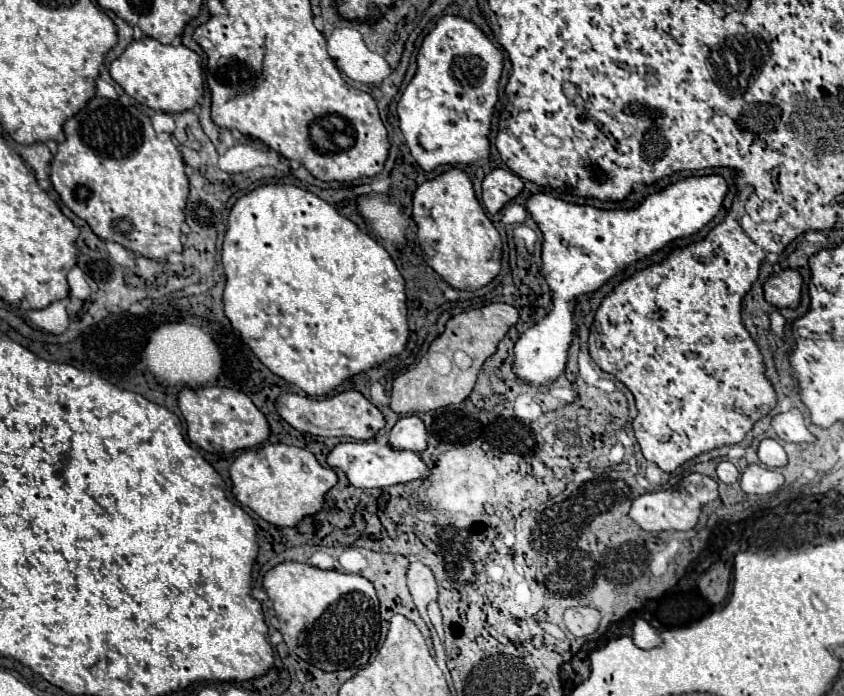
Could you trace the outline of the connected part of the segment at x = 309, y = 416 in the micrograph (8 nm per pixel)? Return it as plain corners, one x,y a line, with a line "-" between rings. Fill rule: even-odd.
356,390
340,392
330,398
282,394
276,400
276,410
296,430
310,432
316,436
348,436
354,440
368,440
368,438
374,438
380,428
384,428
382,412

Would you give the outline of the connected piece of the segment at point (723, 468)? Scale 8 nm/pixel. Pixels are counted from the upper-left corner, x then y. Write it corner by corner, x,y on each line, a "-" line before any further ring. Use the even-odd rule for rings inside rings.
722,460
722,462
718,464
716,474
718,474
718,478
720,478
724,484
734,484
734,482
738,480
738,470
736,470
736,466
734,466
732,462
726,462
726,460

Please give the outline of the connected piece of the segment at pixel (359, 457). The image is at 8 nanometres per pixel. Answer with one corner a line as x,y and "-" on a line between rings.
374,440
338,444
328,454
328,466
340,468
348,476
350,484
354,484
356,488
386,488
392,484
424,480
430,476
430,468
424,464
420,454
416,454
412,450
396,450
390,444
378,444

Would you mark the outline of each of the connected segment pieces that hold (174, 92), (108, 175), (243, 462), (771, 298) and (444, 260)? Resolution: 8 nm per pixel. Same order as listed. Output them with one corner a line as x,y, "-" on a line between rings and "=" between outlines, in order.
142,36
140,40
134,40
122,52
122,56
110,64
110,76
136,102
152,110
174,114
194,108
204,92
202,66
198,62
202,62
202,58
194,50
182,44
172,46
172,44
162,44
150,36
=
94,96
76,116
72,116
66,124
64,124
64,134
66,134
66,140
58,144
58,152
56,156
52,158
50,166
50,180
54,184
54,190
60,194
62,202
82,220
88,222
88,226
92,228
92,232
104,240
104,242
118,242
122,244
124,248
136,252
136,254
142,254
146,258
152,258
152,260
166,260
168,254
172,252
182,252
182,242
180,242
180,236
182,236
182,222
184,222
184,206
186,206
186,196
188,196
188,178
184,174
184,162
182,162
182,154
178,152
178,148
174,146
170,134
158,134
154,132
152,128
152,122
150,118
140,112
138,108
134,106
122,106
114,100
104,100
104,98
98,98
=
264,444
262,448
242,452
230,466
230,478
232,478
232,494
242,506
248,506
250,510
254,510
262,520
274,526
284,526
284,528
292,528
302,518
320,512
326,506
326,500
324,500
326,492
334,488
338,482
336,472
332,468
320,466
312,452
296,448
296,446
286,446
286,444
=
780,270
764,282
764,298
776,308
796,308
802,292
802,276
792,270
=
448,168
444,174
434,180
422,182
412,198
412,216
418,224
418,240
432,248
432,258
426,260
452,288
458,290
478,290
486,286
500,272
500,256
502,256
502,240
500,232
494,228
490,218
484,214
470,176
460,168

